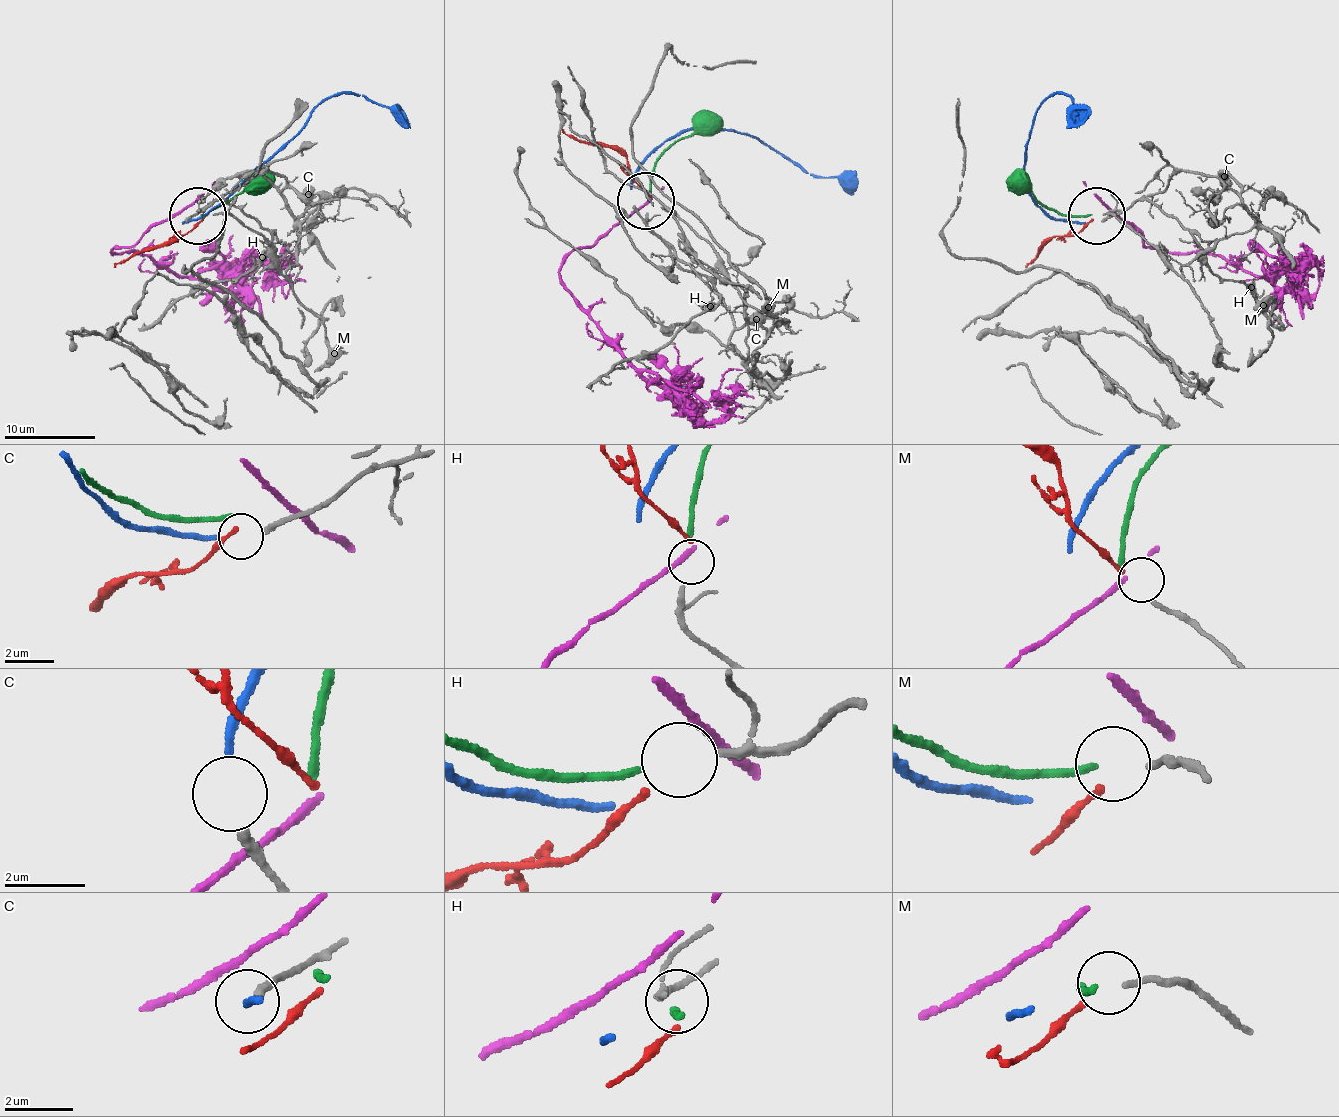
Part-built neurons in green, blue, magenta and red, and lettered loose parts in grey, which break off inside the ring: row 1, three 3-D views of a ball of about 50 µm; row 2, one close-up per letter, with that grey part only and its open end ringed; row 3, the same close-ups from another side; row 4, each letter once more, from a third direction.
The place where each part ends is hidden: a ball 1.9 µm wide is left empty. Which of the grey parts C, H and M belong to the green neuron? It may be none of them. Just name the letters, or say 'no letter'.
H

